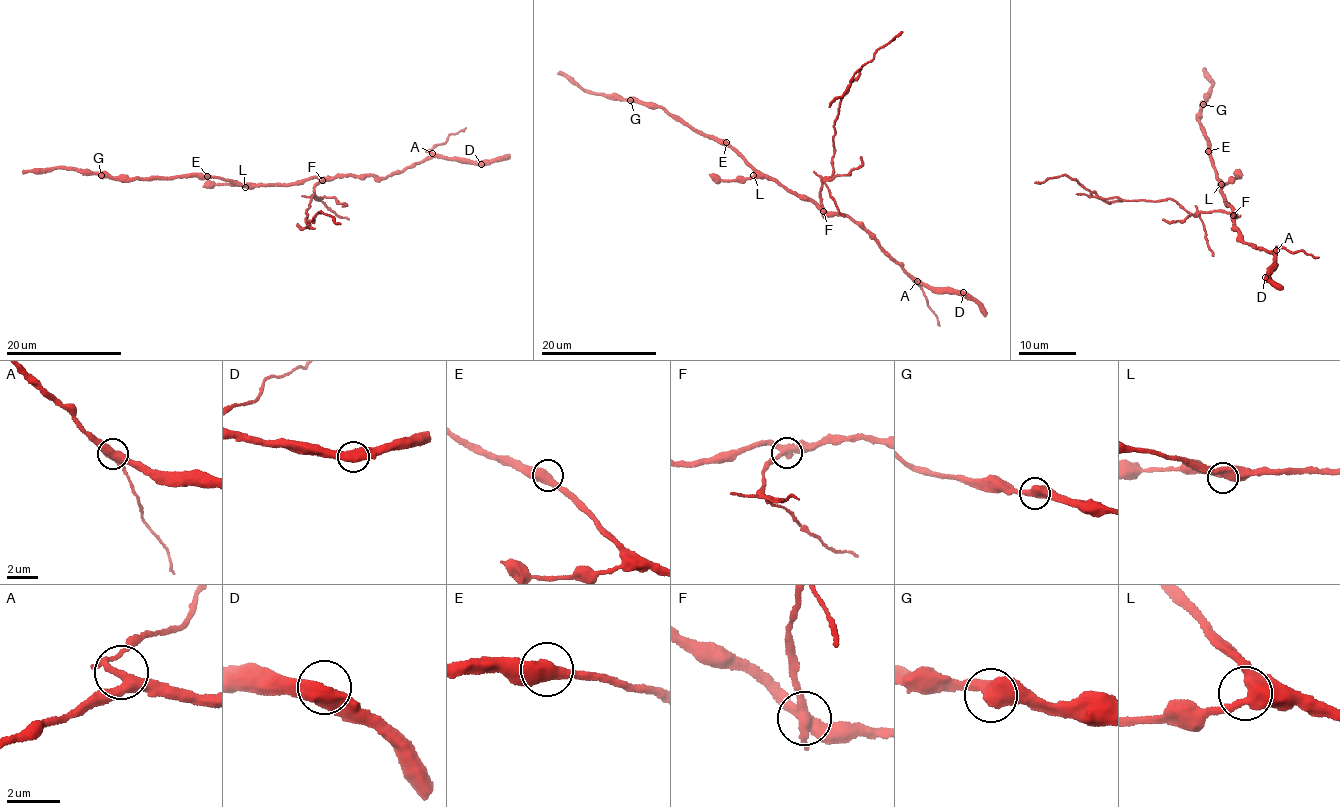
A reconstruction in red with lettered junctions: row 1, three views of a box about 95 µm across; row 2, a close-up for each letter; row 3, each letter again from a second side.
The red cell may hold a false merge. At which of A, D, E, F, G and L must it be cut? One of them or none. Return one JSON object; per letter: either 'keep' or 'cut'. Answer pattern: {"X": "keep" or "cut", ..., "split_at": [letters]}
{"A": "keep", "D": "keep", "E": "keep", "F": "cut", "G": "keep", "L": "keep", "split_at": ["F"]}

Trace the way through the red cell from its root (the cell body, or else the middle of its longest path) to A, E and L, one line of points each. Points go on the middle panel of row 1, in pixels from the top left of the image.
A: (784, 189), (813, 200), (828, 213), (860, 222), (887, 255), (917, 281)
E: (784, 189), (772, 179), (758, 177), (726, 142)
L: (784, 189), (772, 179), (753, 175)

